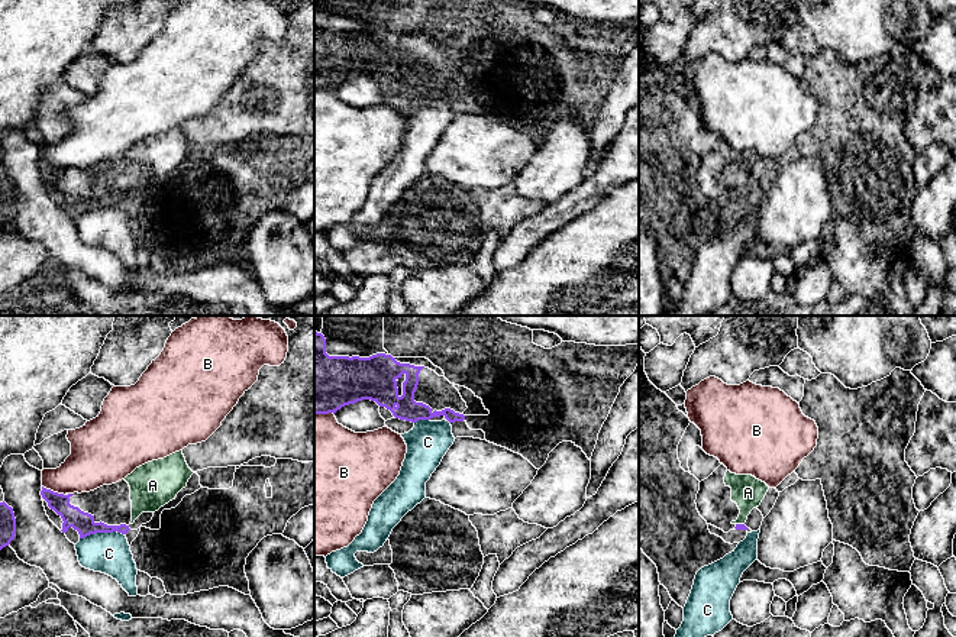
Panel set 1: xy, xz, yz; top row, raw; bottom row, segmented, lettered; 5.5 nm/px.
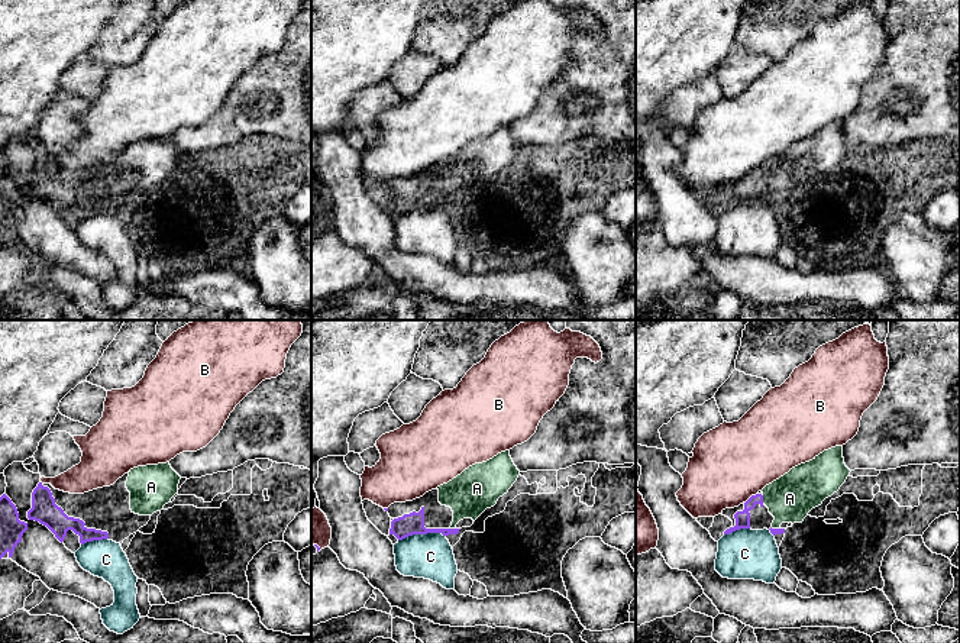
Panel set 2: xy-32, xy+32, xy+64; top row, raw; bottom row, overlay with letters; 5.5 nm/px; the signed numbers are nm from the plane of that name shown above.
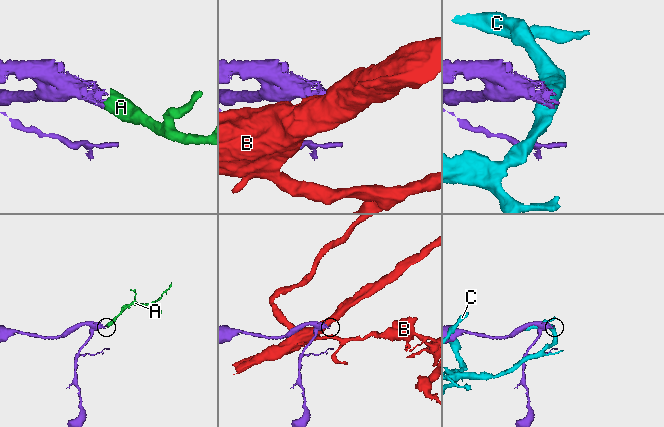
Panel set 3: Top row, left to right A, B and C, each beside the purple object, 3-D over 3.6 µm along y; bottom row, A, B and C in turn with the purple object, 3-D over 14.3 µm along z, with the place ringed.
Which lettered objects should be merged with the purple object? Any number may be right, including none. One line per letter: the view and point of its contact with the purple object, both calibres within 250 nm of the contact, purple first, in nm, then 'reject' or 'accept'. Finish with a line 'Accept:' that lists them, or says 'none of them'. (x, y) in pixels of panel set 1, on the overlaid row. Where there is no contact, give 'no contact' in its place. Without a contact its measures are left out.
A: meets purple in yz at (740, 524); 30 nm thick on the purple side, 180 nm on the other; accept
B: meets purple in xy at (52, 491); 120 nm thick on the purple side, 260 nm on the other; reject
C: meets purple in xy at (102, 532); 120 nm thick on the purple side, 220 nm on the other; reject
Accept: A

